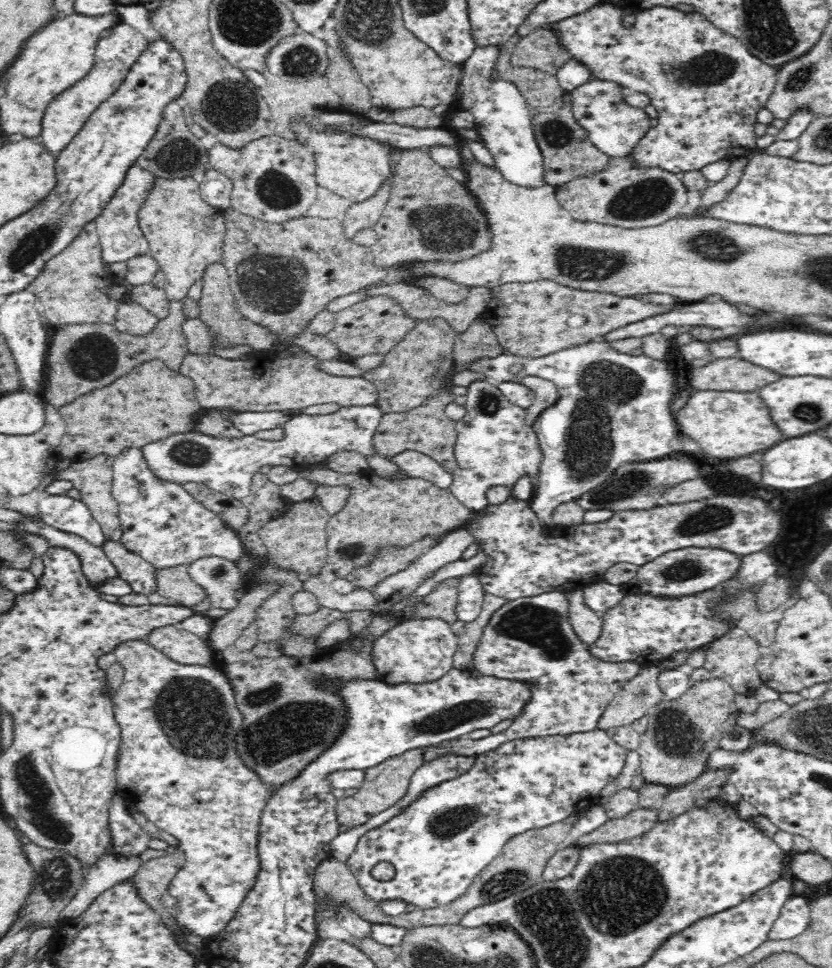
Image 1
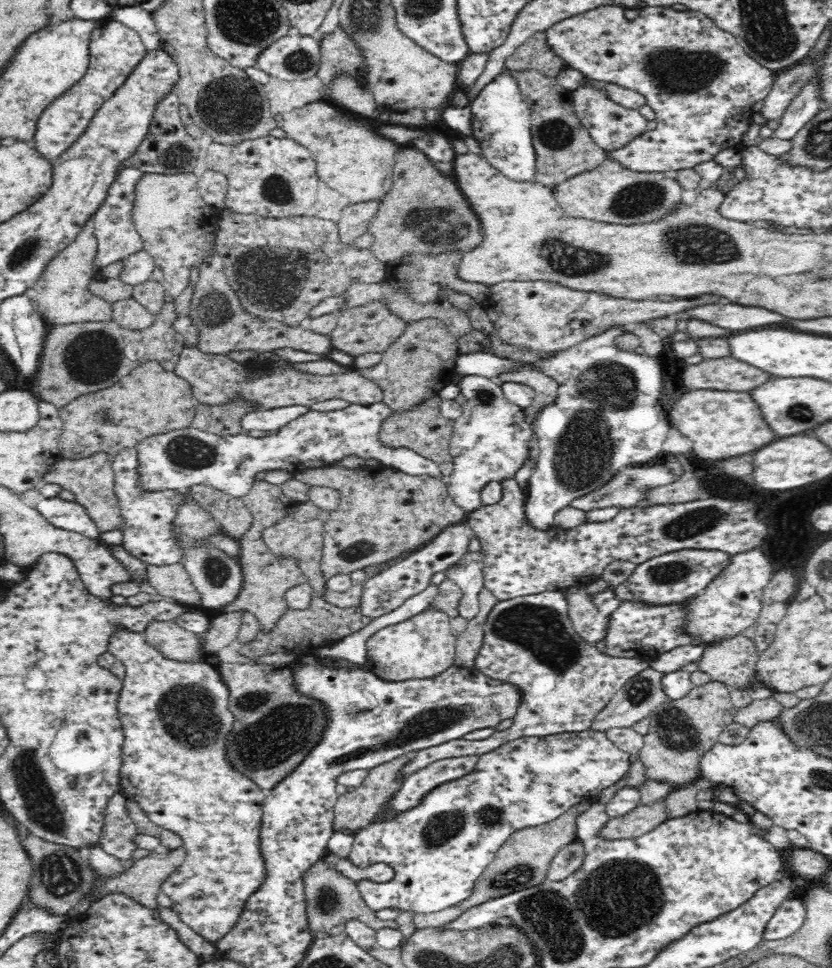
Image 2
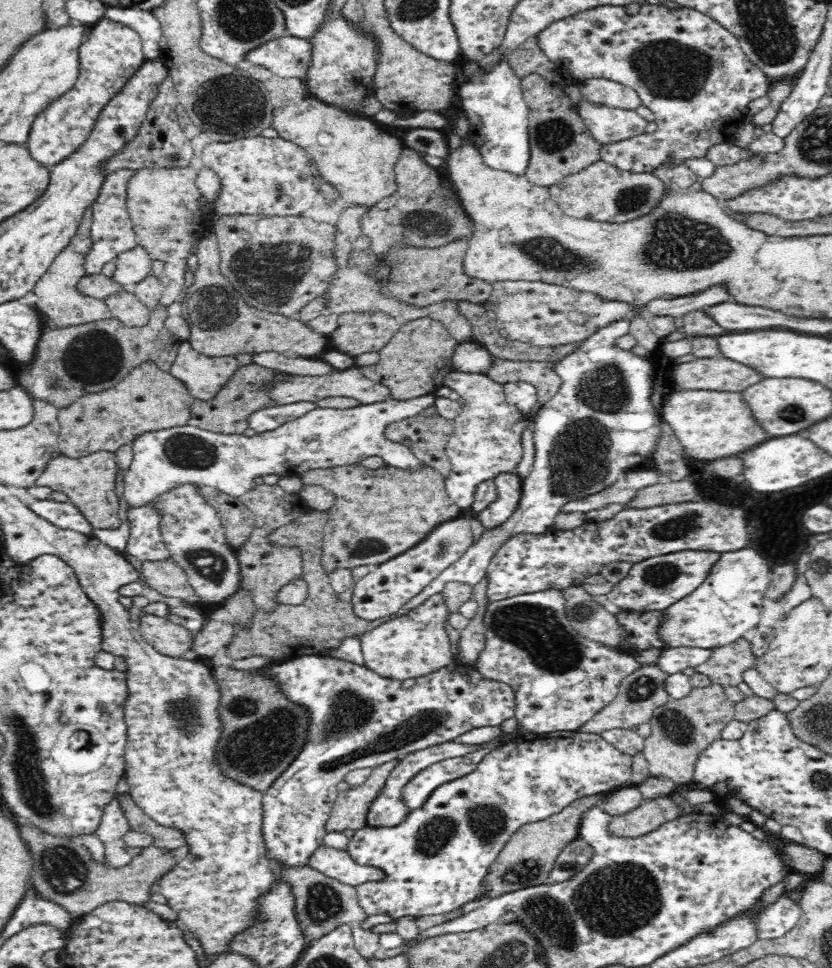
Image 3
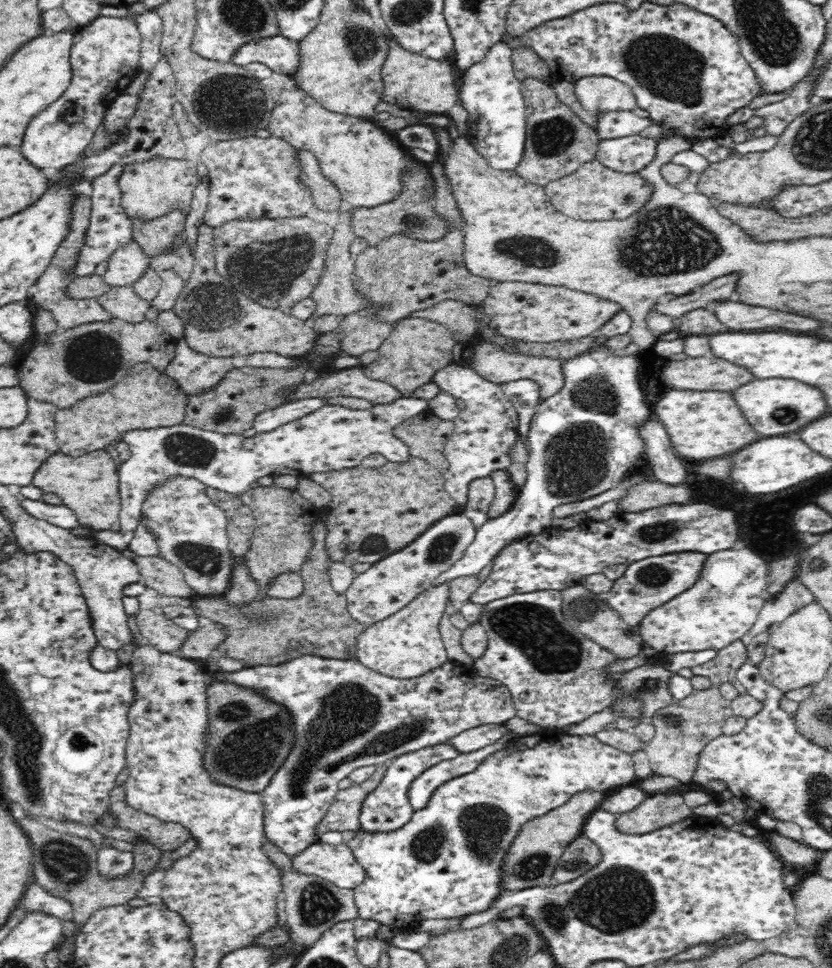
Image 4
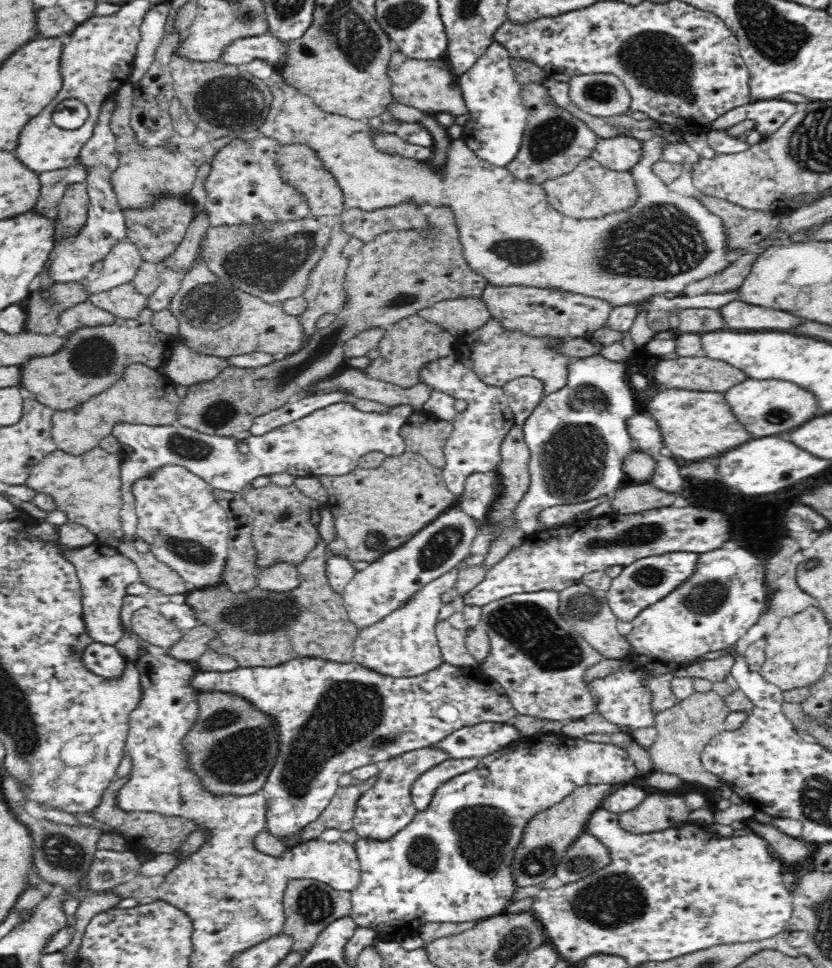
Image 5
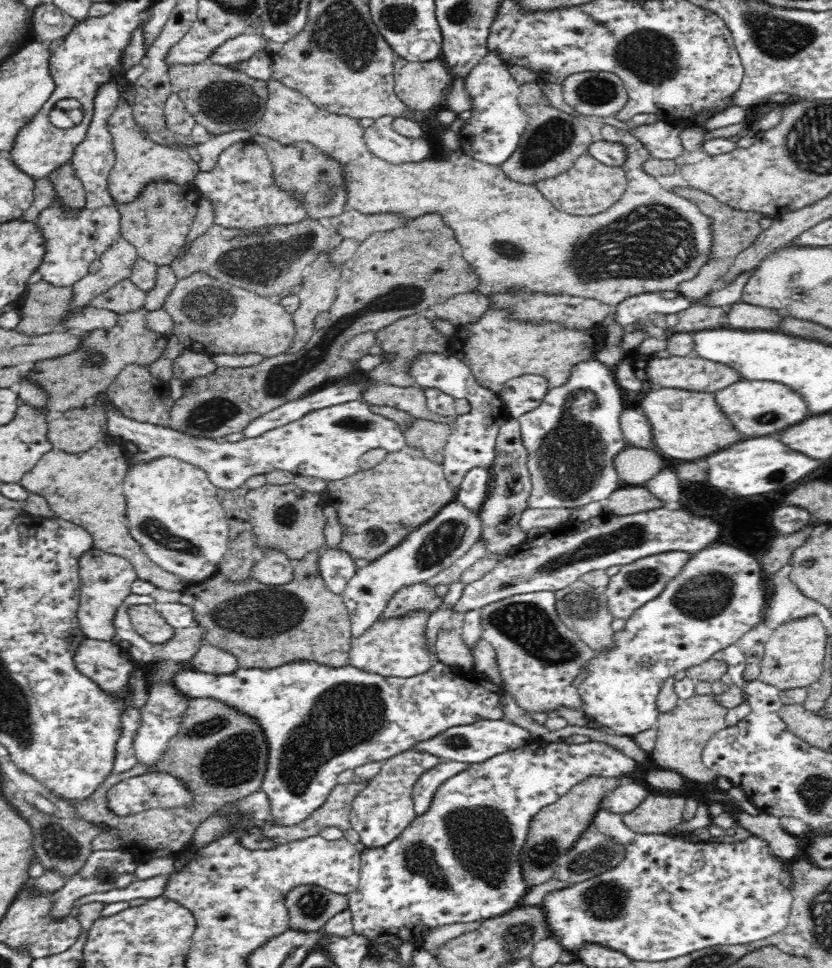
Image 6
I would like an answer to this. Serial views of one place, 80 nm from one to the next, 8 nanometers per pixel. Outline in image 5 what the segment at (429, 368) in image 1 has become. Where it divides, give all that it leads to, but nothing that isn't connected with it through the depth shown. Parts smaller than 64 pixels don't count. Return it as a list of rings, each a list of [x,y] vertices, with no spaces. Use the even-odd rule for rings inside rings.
[[[419,314],[399,320],[386,328],[377,346],[380,355],[372,360],[363,372],[372,379],[395,384],[400,388],[412,388],[421,382],[422,370],[435,360],[454,354],[455,336],[438,323],[423,319]]]

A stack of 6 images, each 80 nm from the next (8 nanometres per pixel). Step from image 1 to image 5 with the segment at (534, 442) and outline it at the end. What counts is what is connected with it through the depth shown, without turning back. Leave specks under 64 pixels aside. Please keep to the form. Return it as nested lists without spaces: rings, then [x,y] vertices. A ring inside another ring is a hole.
[[[455,354],[441,358],[430,363],[422,370],[422,383],[426,383],[434,391],[442,391],[455,399],[466,400],[467,407],[454,419],[452,434],[448,437],[444,448],[445,467],[443,479],[446,488],[461,499],[466,479],[472,473],[496,473],[501,463],[500,449],[510,430],[515,424],[513,410],[509,407],[507,396],[503,387],[490,386],[466,366]]]

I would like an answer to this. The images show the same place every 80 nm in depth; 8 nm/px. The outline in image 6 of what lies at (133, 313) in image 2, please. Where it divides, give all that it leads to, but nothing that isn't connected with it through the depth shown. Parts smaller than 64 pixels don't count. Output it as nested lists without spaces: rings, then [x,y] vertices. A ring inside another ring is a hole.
[[[129,279],[115,284],[110,290],[101,292],[90,300],[91,308],[105,309],[117,316],[136,312],[144,307],[147,294],[138,289]]]

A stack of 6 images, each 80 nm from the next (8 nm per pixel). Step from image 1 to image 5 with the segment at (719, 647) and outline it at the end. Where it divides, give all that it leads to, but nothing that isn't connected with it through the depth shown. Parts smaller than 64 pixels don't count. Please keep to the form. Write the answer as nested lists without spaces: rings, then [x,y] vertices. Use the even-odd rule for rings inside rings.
[[[736,643],[720,651],[720,655],[714,659],[704,659],[686,665],[688,676],[693,678],[706,678],[710,682],[724,681],[731,674],[736,657],[740,655],[736,651]]]

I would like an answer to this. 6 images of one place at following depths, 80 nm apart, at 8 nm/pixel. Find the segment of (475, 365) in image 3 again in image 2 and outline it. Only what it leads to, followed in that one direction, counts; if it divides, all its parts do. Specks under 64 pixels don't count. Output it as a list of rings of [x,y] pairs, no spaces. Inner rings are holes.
[[[623,328],[610,329],[591,336],[573,347],[540,358],[538,362],[510,360],[486,352],[455,357],[456,374],[482,376],[498,382],[504,374],[514,374],[520,370],[537,370],[558,383],[556,400],[535,415],[532,422],[536,436],[534,446],[537,465],[526,490],[525,511],[528,521],[540,530],[553,526],[557,510],[568,506],[574,499],[600,488],[622,467],[644,464],[654,458],[665,456],[662,444],[668,436],[671,422],[669,413],[660,405],[664,390],[664,367],[661,358],[634,351],[626,352],[616,347],[614,338],[621,335]]]

